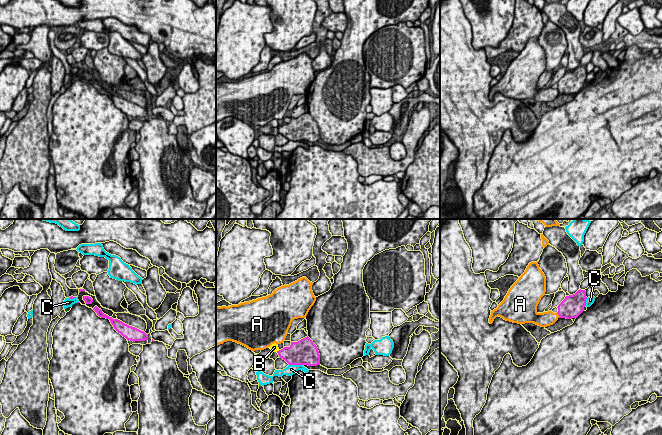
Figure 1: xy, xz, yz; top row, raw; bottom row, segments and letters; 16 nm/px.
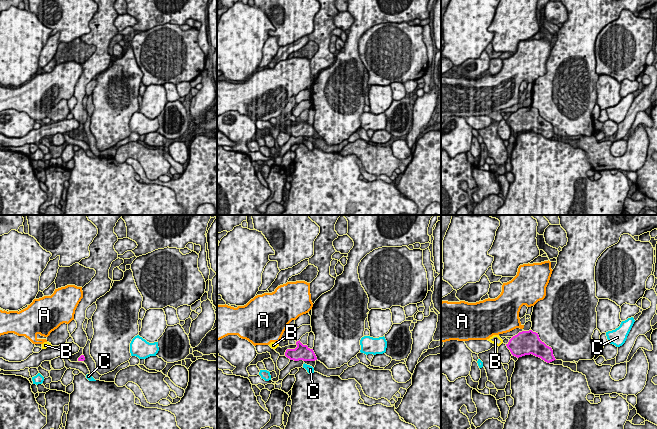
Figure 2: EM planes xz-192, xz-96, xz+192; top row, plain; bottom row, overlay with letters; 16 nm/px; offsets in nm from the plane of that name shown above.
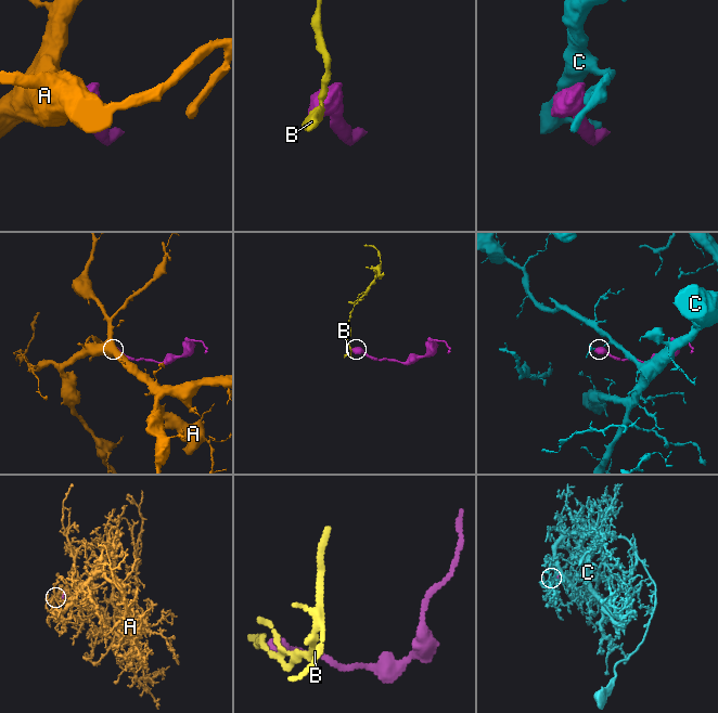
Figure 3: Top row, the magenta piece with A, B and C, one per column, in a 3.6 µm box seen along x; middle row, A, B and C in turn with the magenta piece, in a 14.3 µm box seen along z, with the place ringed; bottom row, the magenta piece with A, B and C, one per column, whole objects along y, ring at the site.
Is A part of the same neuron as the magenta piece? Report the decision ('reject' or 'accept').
reject

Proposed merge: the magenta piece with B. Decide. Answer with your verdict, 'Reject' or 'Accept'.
Reject

